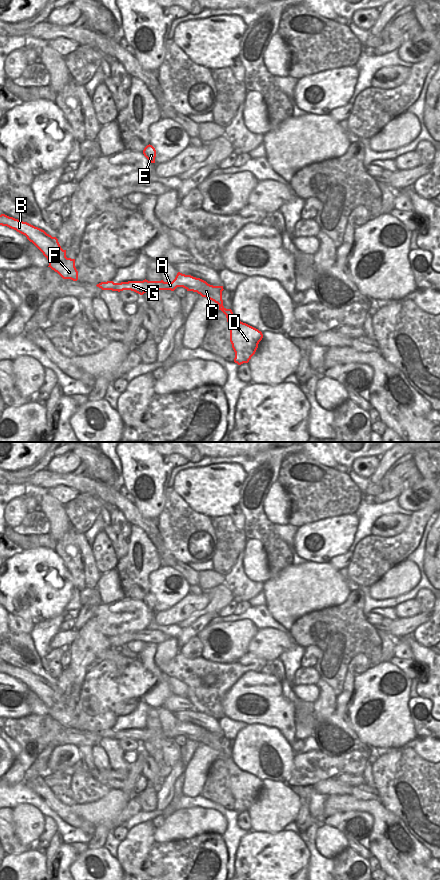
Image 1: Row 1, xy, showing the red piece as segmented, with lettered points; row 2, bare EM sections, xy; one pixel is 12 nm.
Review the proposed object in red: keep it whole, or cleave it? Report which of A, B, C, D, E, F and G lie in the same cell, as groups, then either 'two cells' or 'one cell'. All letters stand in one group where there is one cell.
A B F G / C D E; two cells

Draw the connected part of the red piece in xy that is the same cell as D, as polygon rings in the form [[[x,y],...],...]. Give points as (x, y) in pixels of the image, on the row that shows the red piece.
[[[204,281],[201,288],[196,292],[219,305],[219,310],[227,318],[230,330],[230,342],[235,352],[234,362],[238,365],[248,363],[255,354],[258,344],[263,338],[263,334],[258,329],[241,322],[235,317],[231,309],[226,309],[223,306],[222,291],[223,286],[213,286]]]

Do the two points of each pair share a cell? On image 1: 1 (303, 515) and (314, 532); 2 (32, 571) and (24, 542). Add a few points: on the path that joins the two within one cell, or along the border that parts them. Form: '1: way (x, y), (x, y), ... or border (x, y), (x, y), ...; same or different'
1: border (331, 516), (308, 522), (298, 528); different
2: border (50, 549), (35, 547), (23, 550); different

